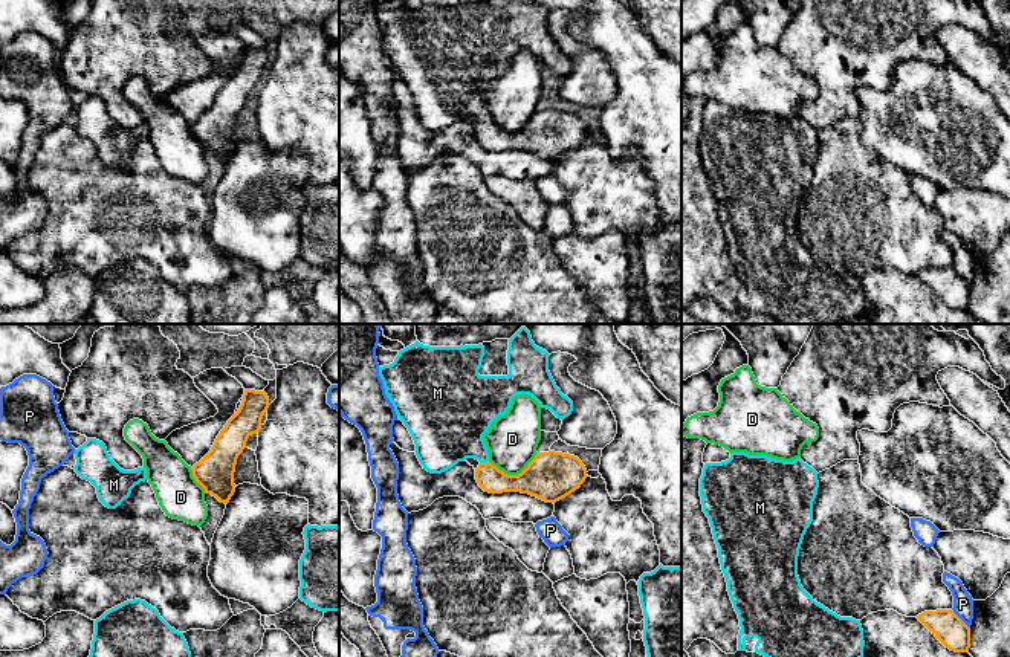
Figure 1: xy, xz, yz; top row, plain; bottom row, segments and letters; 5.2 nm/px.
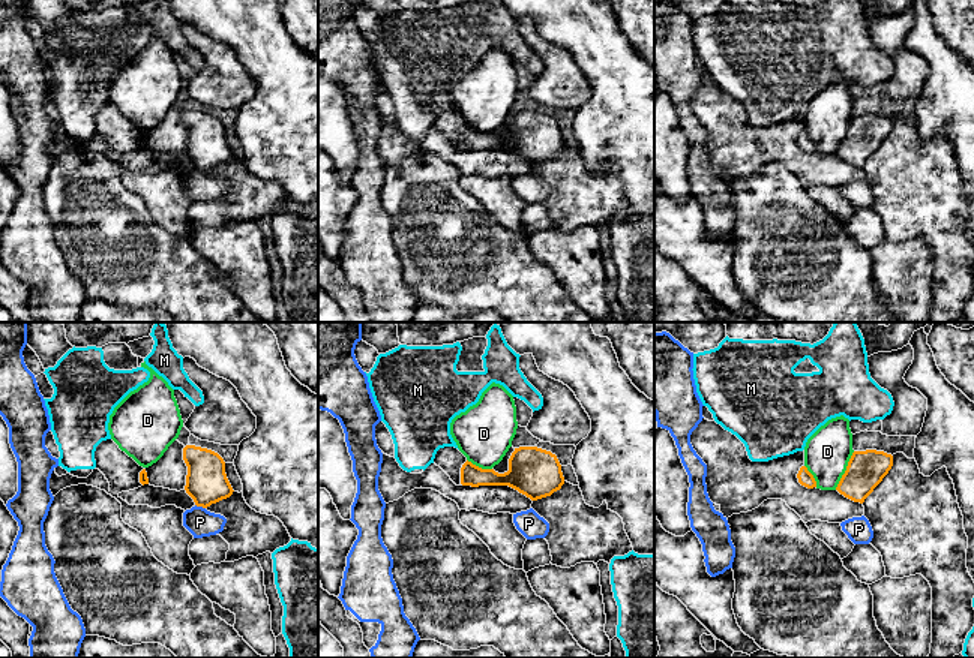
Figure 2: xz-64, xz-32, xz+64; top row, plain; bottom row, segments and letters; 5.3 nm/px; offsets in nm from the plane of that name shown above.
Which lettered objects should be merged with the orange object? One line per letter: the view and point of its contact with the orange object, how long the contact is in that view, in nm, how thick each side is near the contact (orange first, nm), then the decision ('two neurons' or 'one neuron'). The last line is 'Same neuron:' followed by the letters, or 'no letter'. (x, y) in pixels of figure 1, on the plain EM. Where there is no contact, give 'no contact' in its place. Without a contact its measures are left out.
D: contact xz (514, 133); length 260 nm; calibres 260 and 280 nm; two neurons
M: contact xz (483, 121); length 50 nm; calibres 140 and 340 nm; one neuron
P: contact yz (960, 277); length 140 nm; calibres 160 and 110 nm; two neurons
Same neuron: M

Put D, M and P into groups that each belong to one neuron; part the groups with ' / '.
D / M / P

